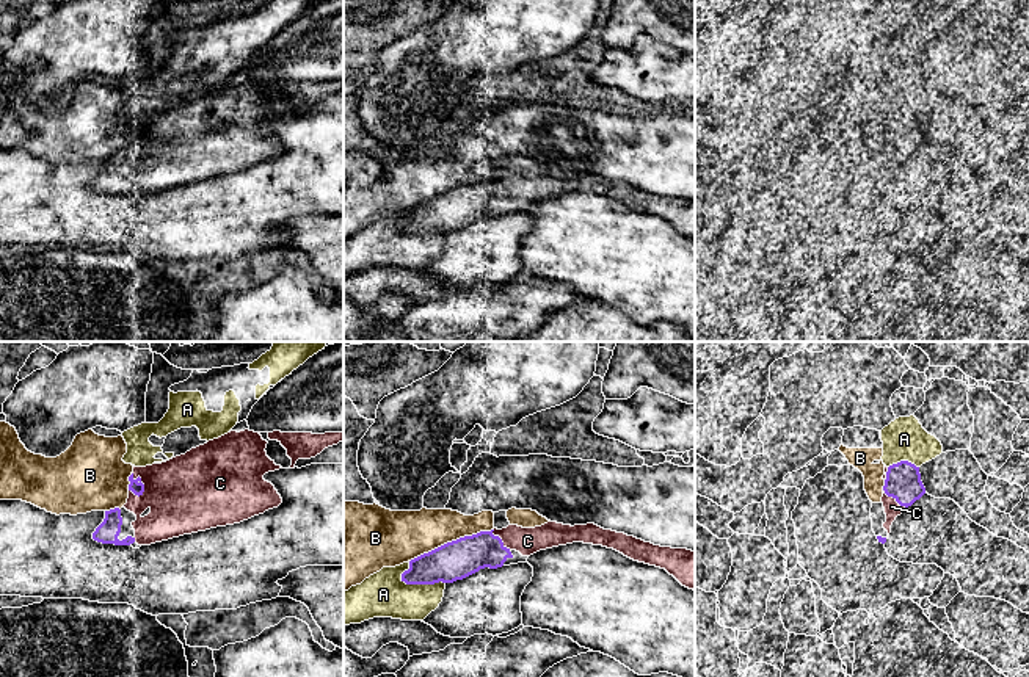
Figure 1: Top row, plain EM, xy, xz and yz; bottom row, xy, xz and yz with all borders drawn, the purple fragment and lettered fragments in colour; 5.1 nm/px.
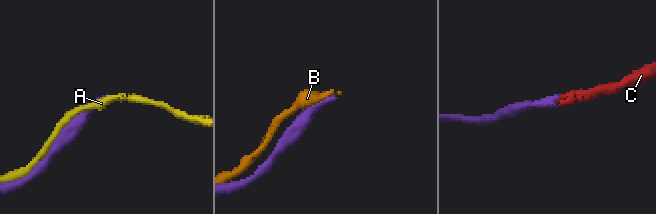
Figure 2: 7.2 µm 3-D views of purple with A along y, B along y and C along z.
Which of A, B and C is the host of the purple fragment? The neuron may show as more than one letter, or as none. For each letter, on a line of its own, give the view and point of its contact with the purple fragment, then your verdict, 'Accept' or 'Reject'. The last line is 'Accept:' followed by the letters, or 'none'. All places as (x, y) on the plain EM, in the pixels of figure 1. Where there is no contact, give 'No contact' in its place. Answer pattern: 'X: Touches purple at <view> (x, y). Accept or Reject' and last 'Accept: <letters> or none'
A: Touches purple at xz (421, 232). Reject
B: Touches purple at xz (452, 190). Reject
C: Touches purple at xy (143, 133). Accept
Accept: C

